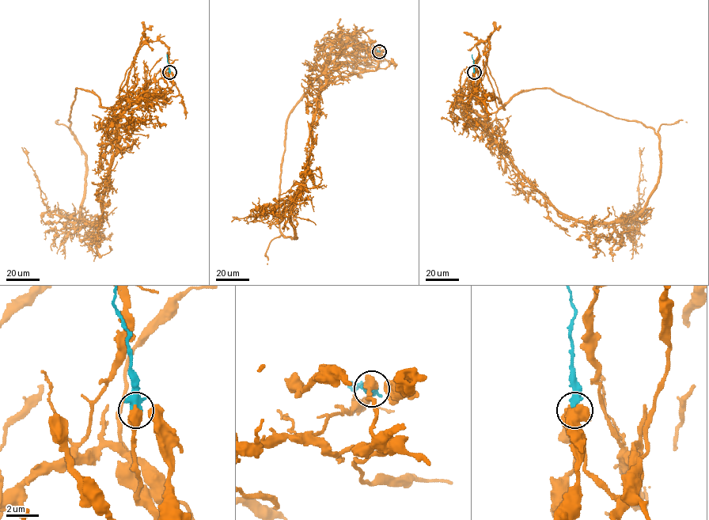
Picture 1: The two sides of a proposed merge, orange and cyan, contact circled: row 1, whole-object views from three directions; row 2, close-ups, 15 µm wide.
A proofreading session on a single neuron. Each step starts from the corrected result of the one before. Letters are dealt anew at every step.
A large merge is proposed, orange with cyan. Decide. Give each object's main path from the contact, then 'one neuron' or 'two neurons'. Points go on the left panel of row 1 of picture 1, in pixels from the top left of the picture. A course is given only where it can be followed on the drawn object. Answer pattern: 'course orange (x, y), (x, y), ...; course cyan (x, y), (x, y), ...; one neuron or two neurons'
course orange (169, 72), (169, 81), (166, 76), (138, 89), (120, 115), (97, 222), (72, 222), (50, 213), (21, 147); course cyan (169, 72), (167, 55); one neuron

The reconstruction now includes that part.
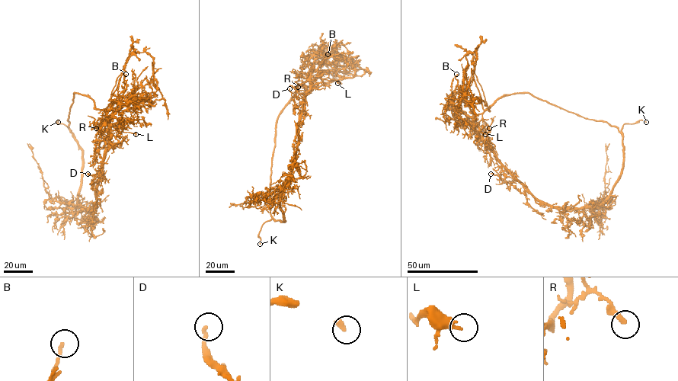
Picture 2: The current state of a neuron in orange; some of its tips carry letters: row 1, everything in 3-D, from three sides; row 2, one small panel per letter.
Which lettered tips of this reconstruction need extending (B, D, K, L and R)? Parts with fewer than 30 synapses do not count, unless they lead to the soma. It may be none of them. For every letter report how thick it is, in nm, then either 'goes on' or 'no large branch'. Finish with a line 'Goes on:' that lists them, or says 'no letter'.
B: 150 nm thick; no large branch
D: 200 nm thick; no large branch
K: 280 nm thick; goes on
L: 300 nm thick; no large branch
R: 280 nm thick; no large branch
Goes on: K

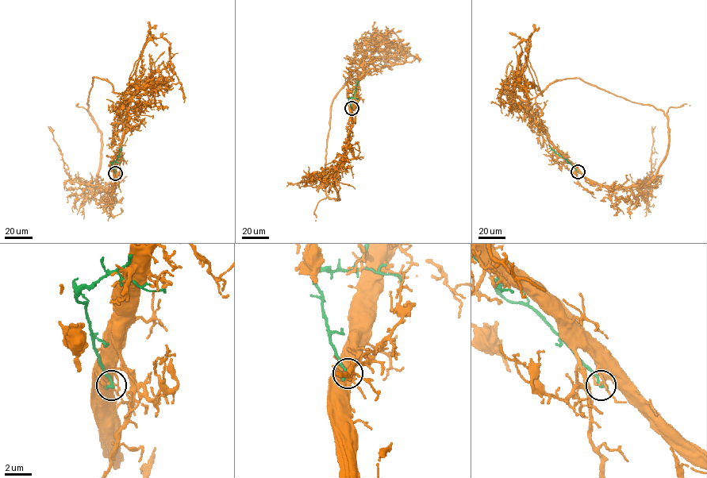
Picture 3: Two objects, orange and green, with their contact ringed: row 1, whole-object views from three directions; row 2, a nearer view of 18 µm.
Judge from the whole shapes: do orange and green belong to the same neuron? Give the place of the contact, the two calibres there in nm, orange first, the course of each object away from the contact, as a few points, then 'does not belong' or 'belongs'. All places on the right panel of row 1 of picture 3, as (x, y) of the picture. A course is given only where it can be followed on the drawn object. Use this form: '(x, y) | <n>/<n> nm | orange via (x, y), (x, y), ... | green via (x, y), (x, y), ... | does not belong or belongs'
(578, 171) | 200/240 nm | orange via (578, 171), (539, 127), (528, 110), (528, 100), (541, 95), (555, 82), (568, 78), (580, 78), (617, 96) | green via (578, 171), (549, 146) | does not belong

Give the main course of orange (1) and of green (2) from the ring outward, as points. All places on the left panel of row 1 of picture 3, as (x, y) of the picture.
1: (114, 172), (121, 136), (125, 132), (124, 98), (127, 93), (113, 92), (109, 82), (94, 77), (88, 95)
2: (114, 173), (111, 163), (118, 157), (121, 146)

